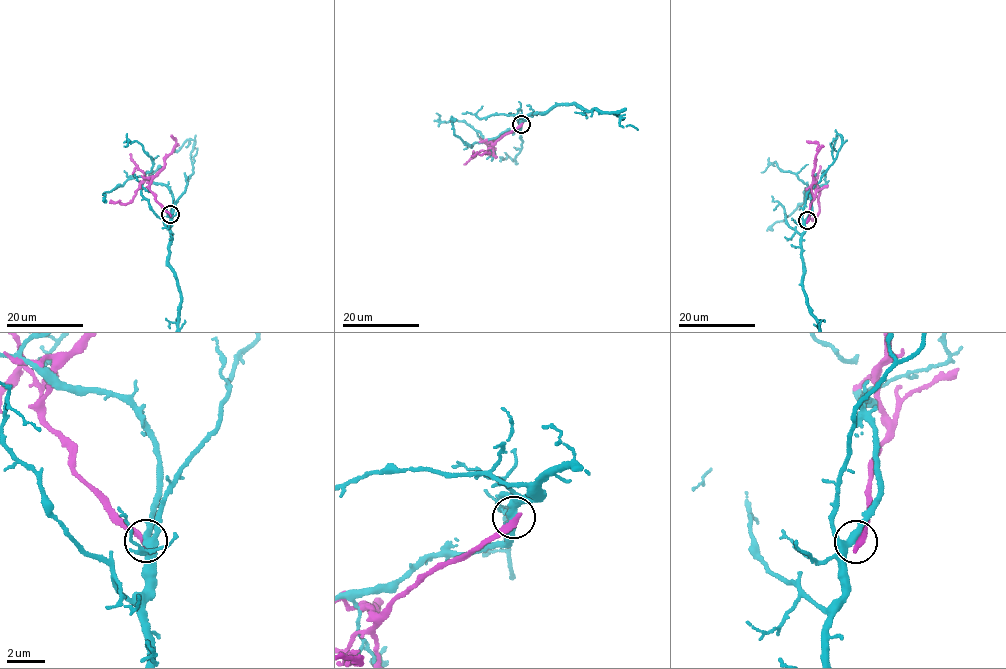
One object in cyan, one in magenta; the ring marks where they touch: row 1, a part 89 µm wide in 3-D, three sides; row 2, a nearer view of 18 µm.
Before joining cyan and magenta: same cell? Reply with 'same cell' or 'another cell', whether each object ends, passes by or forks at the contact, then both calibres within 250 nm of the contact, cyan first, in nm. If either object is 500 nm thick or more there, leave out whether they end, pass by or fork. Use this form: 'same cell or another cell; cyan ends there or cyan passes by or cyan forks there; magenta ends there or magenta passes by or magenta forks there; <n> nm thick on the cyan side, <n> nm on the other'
another cell; cyan forks there; magenta ends there; 320 nm thick on the cyan side, 360 nm on the other

